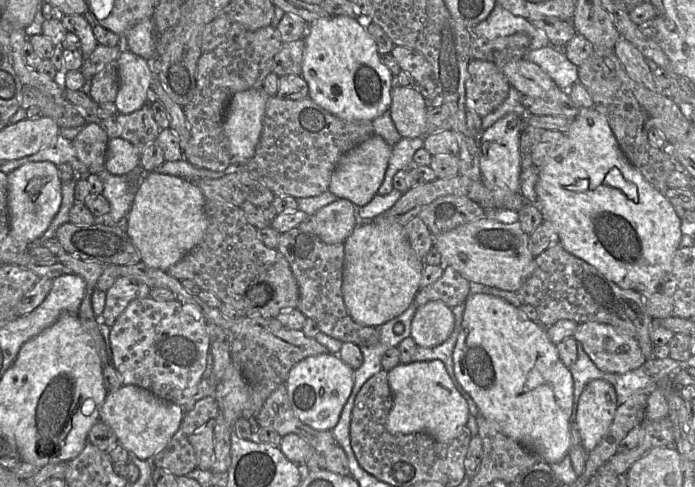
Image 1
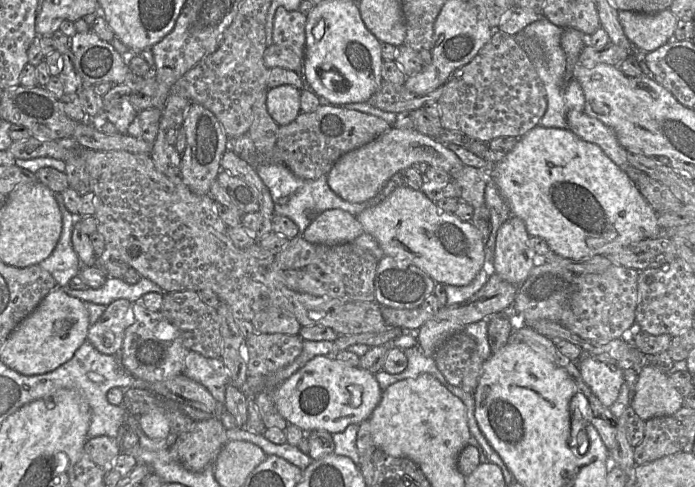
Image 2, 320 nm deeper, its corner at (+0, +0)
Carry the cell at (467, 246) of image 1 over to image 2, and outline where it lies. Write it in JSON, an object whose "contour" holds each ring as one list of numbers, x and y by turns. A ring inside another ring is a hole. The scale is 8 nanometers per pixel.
{"contour":[[406,185,395,188,383,201,364,209,356,218,364,232,376,239,384,255,400,262,409,262,437,283,466,286,474,280,485,263,485,243,471,221,462,221,455,214,440,209,422,191]]}

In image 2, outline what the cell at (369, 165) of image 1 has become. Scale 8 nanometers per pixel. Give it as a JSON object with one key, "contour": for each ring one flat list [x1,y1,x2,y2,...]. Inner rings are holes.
{"contour":[[391,126,389,130,379,135,371,142,342,155,326,175,327,183,331,190,343,200,351,203,360,203,374,197,395,173,412,167,416,162,426,162,429,166,441,168,450,175,451,180,457,178,464,167,460,158,453,153,447,145,435,138,422,134,415,128,400,129]]}

